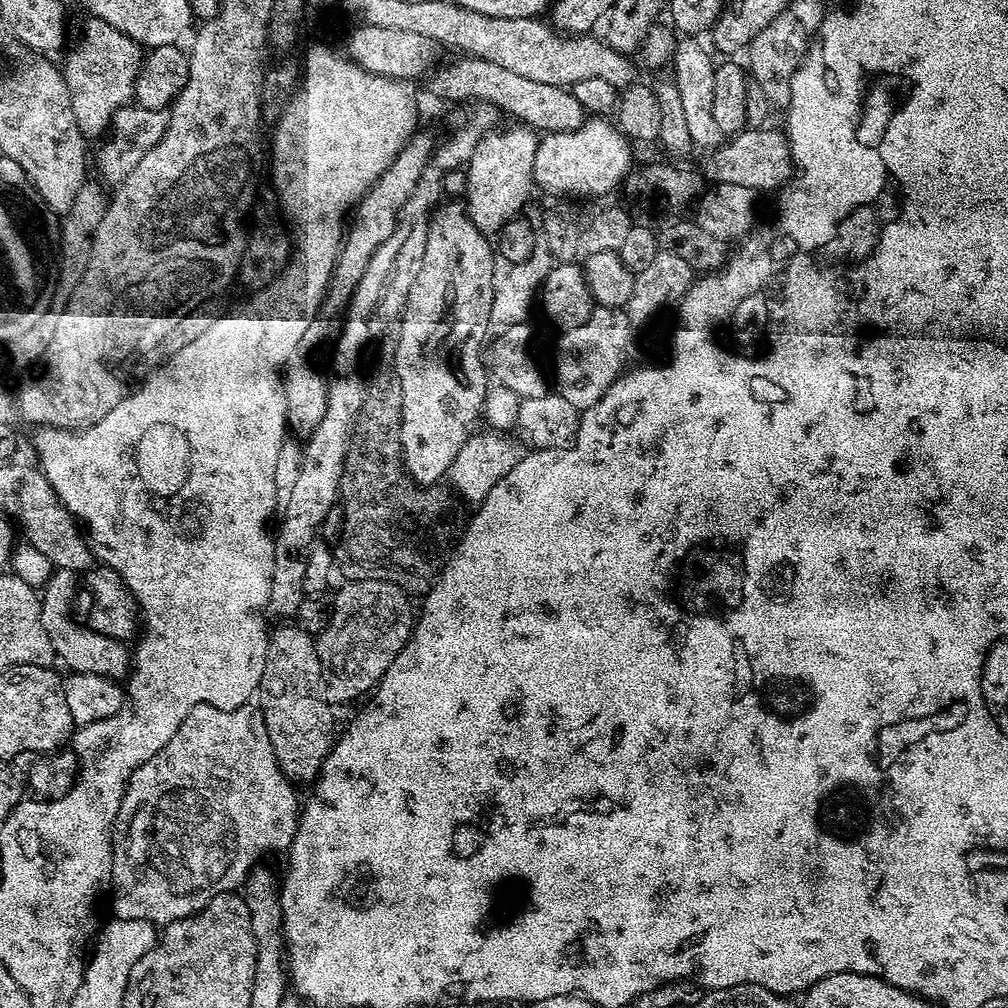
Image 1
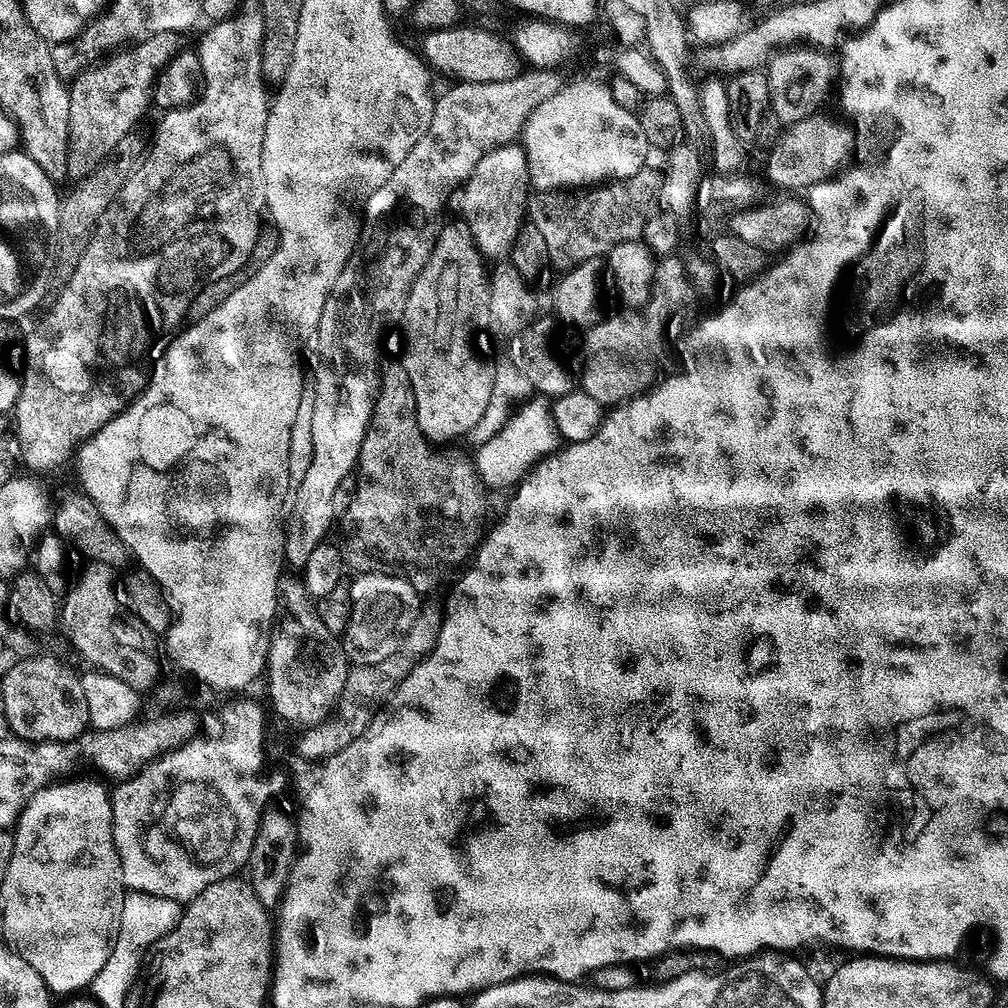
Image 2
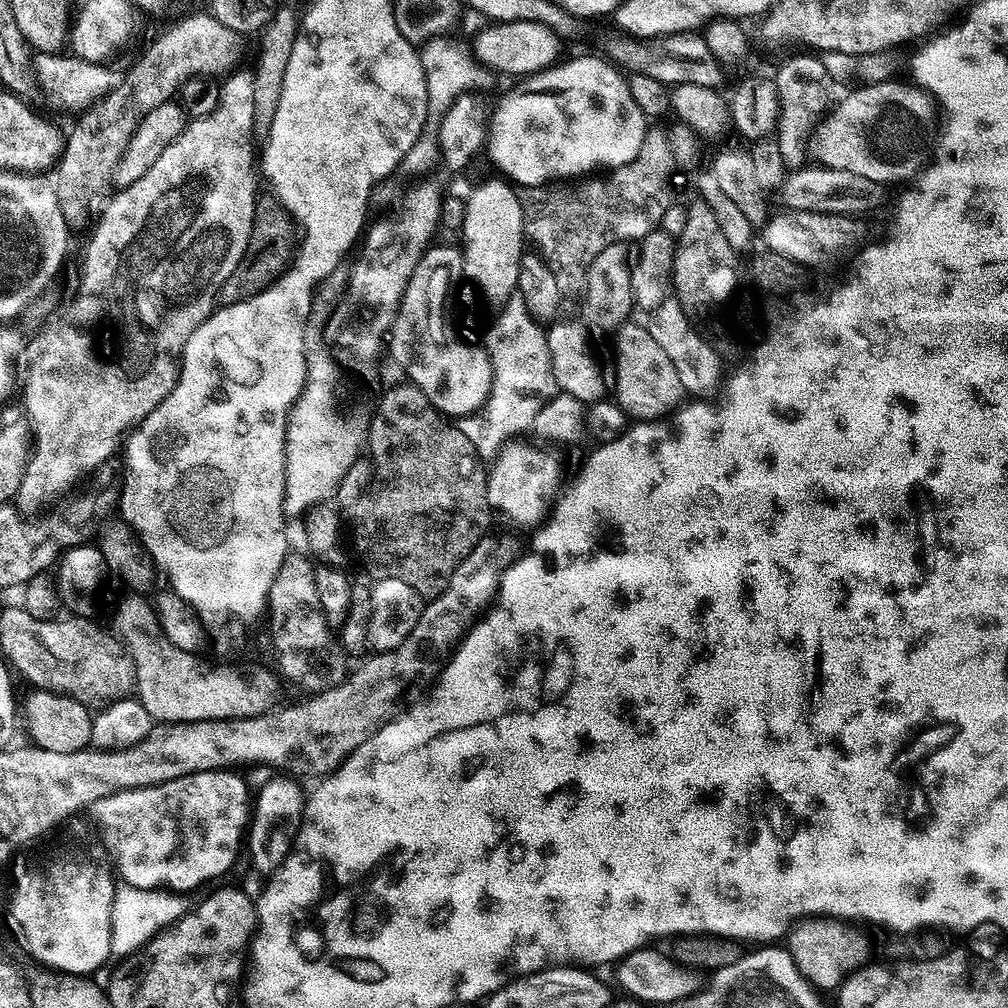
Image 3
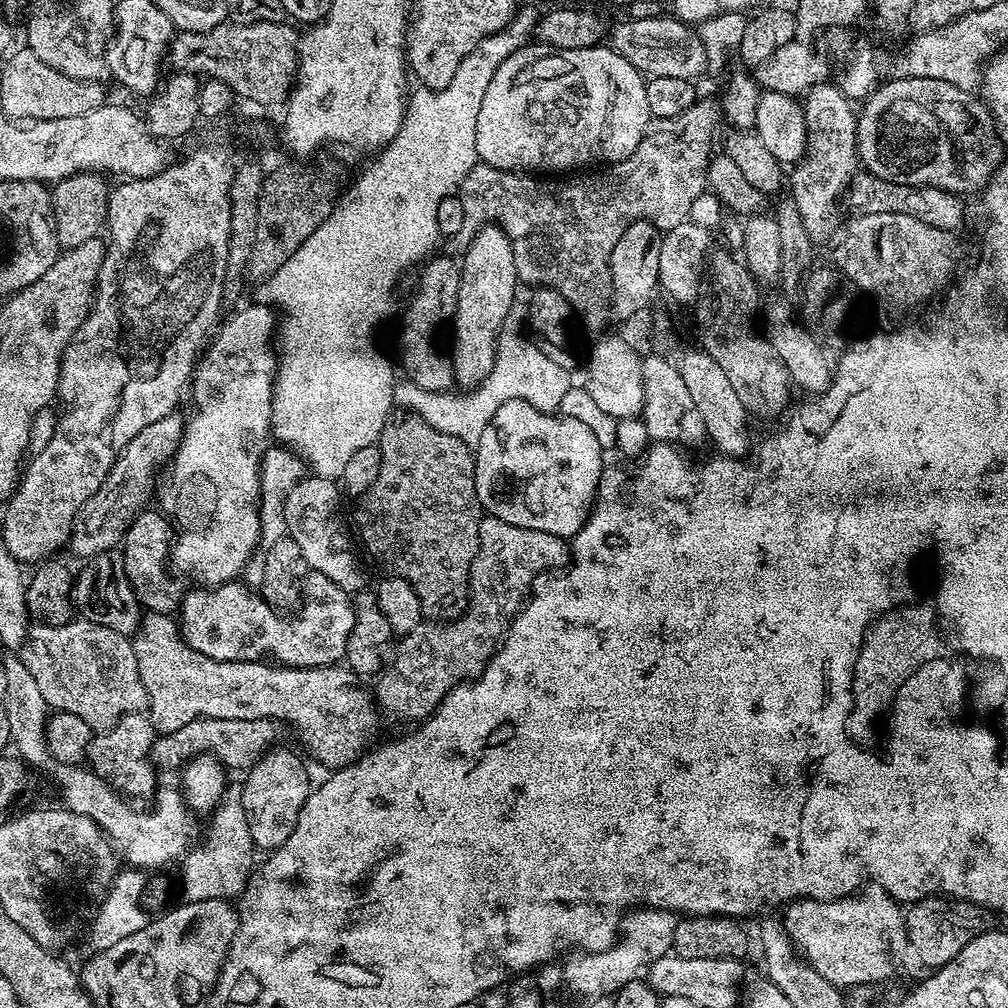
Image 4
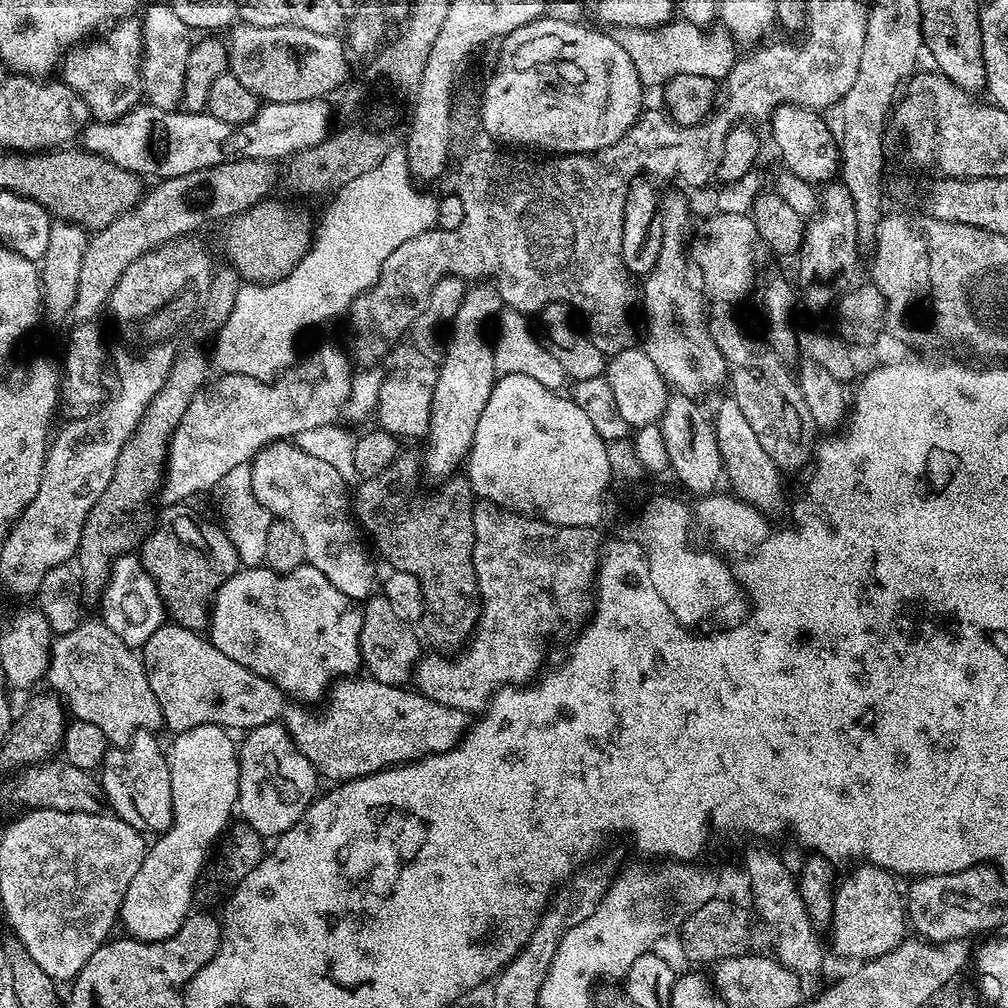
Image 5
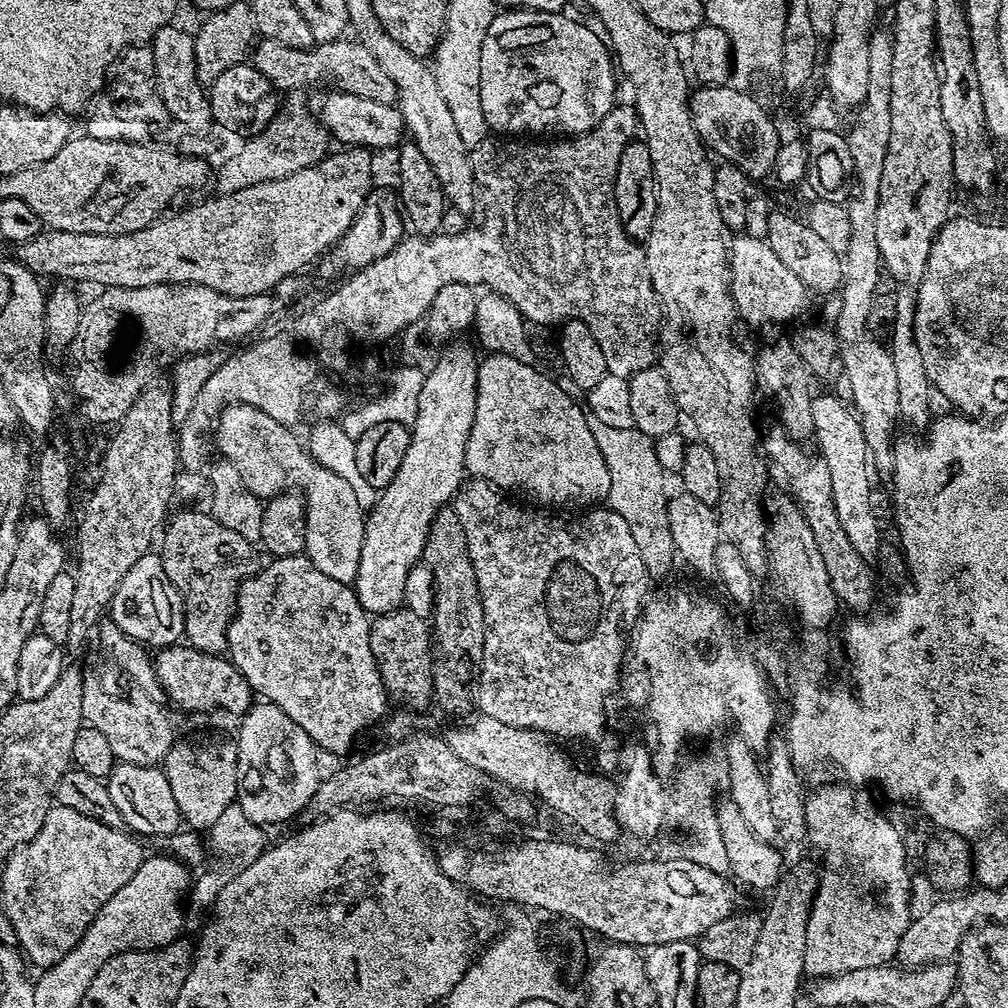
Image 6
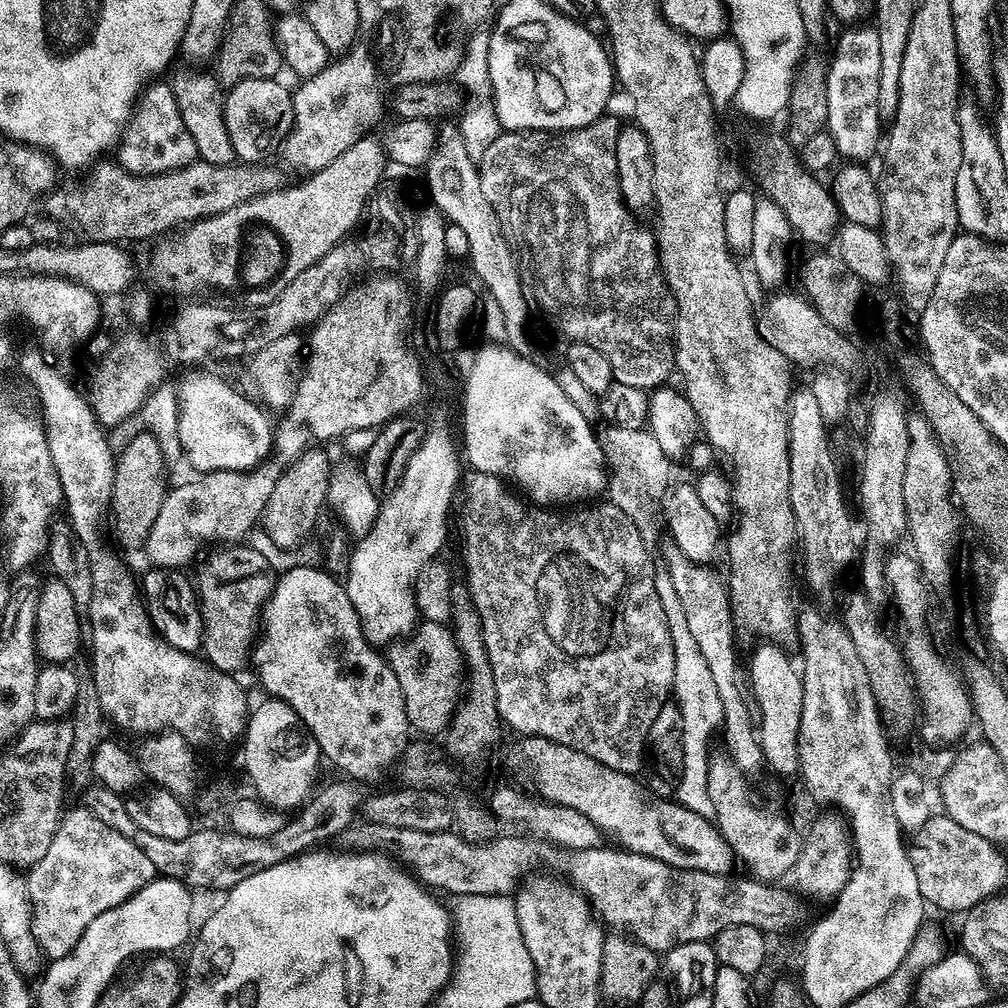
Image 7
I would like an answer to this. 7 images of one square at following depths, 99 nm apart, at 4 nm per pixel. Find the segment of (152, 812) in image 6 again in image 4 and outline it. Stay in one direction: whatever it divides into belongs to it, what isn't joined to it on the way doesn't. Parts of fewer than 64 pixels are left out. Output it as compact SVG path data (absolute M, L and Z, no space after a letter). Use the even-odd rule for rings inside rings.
M128 712L112 728L93 737L88 748L89 767L127 799L151 799L158 788L158 783L156 784L158 772L151 761L155 737L155 728L145 713Z

